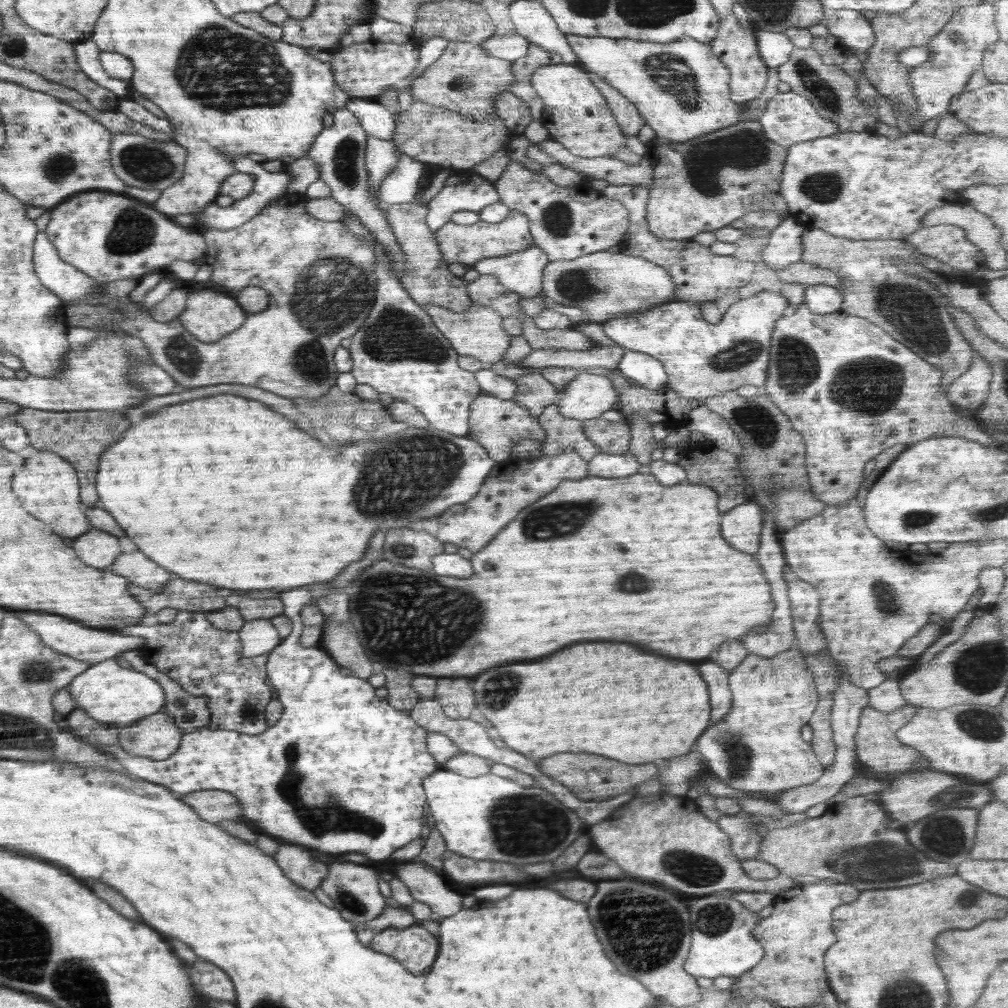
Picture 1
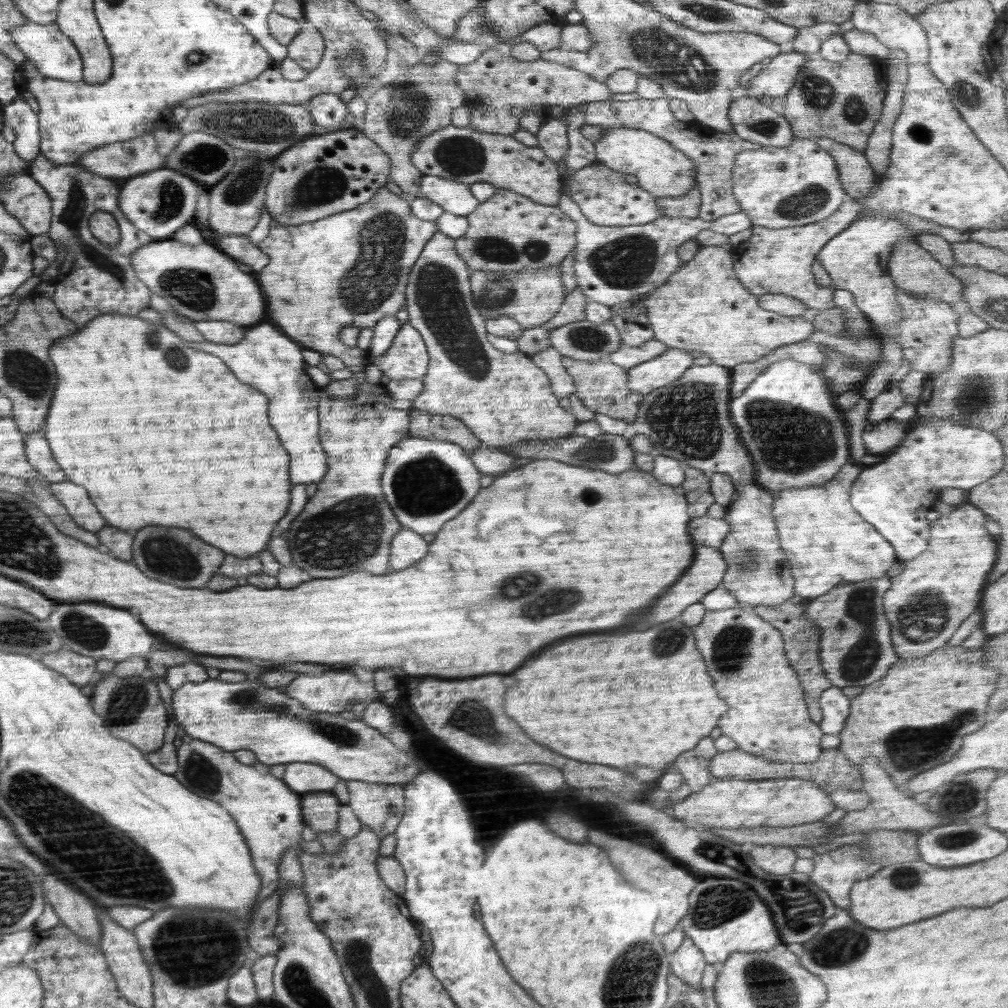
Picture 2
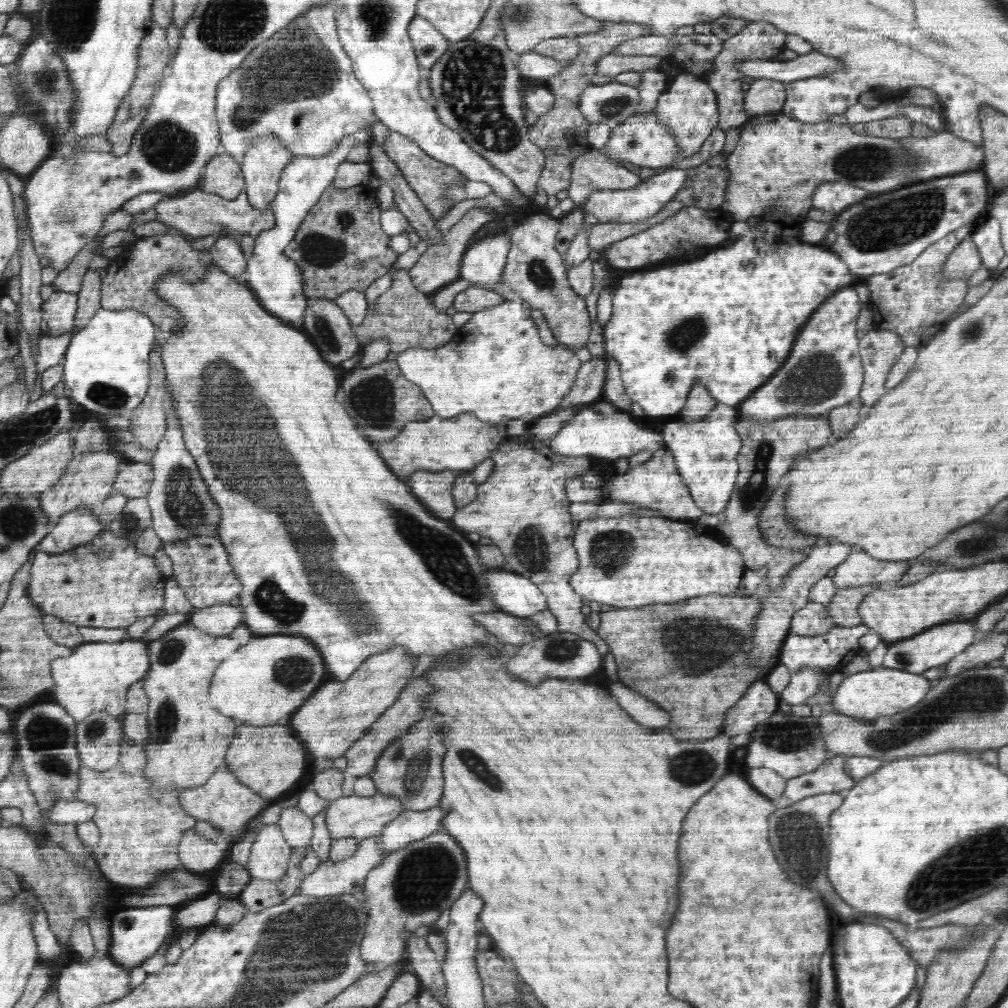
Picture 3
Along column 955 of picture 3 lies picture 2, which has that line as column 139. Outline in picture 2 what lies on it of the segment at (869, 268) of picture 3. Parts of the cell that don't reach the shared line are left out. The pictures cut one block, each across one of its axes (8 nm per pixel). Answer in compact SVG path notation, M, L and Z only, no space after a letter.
M158 168L152 172L131 177L120 189L119 210L124 218L143 231L153 241L170 239L181 226L197 220L197 201L200 184L172 168Z

